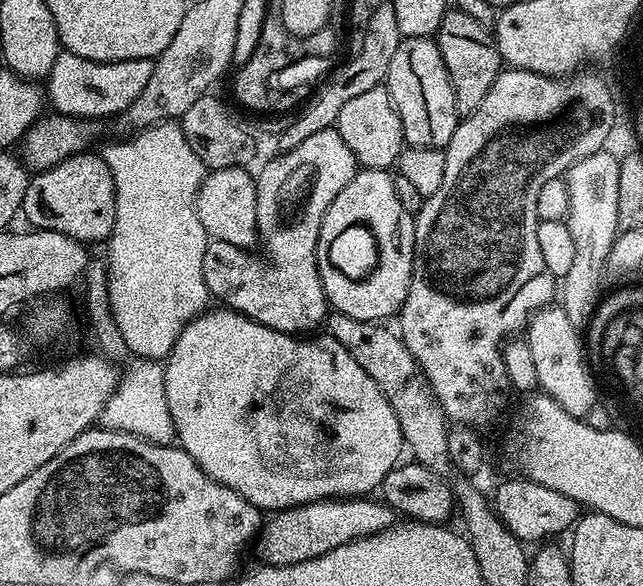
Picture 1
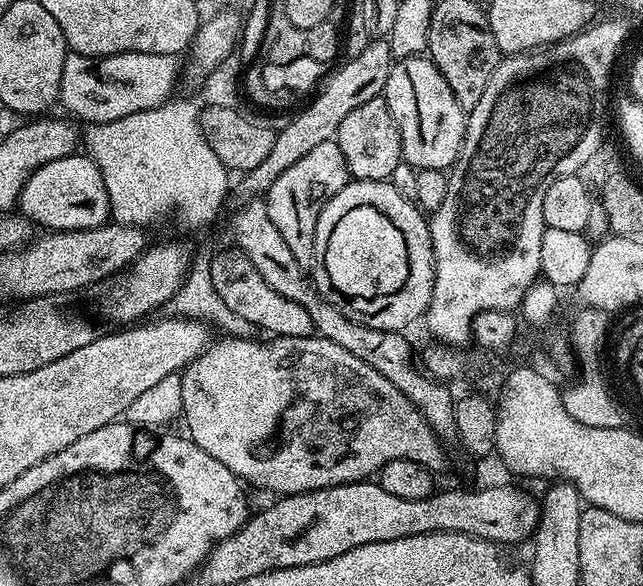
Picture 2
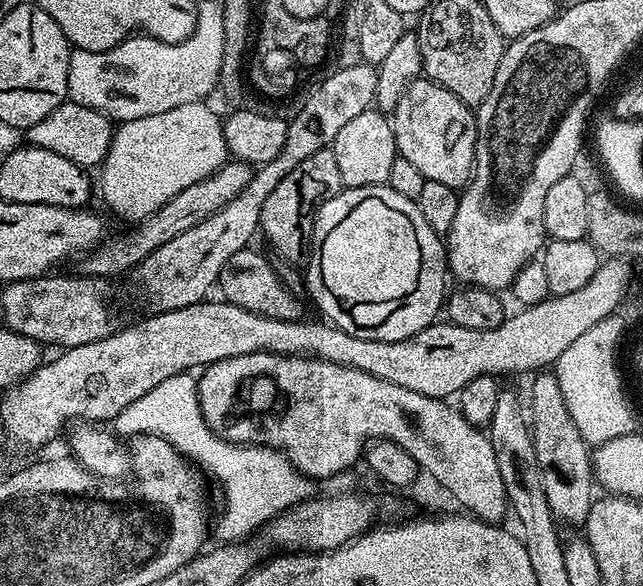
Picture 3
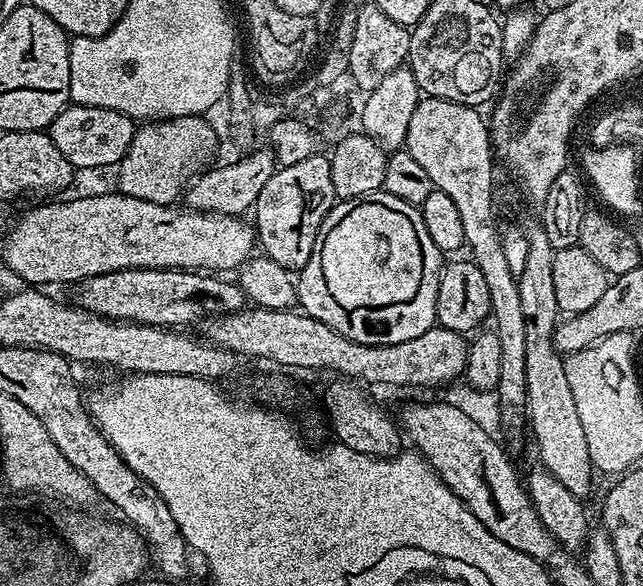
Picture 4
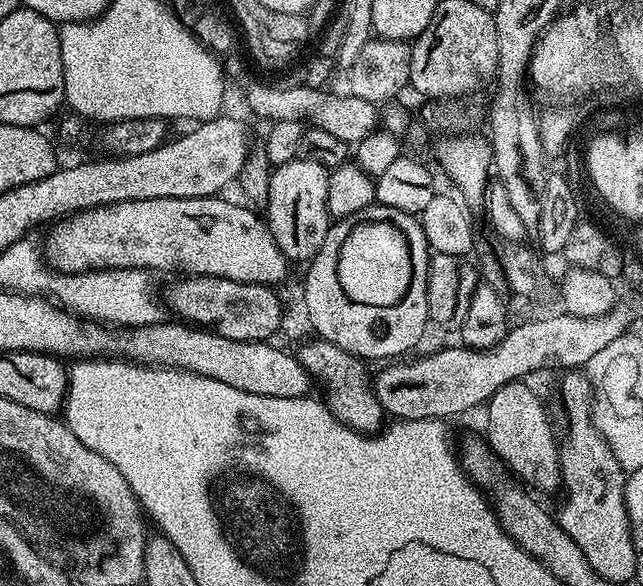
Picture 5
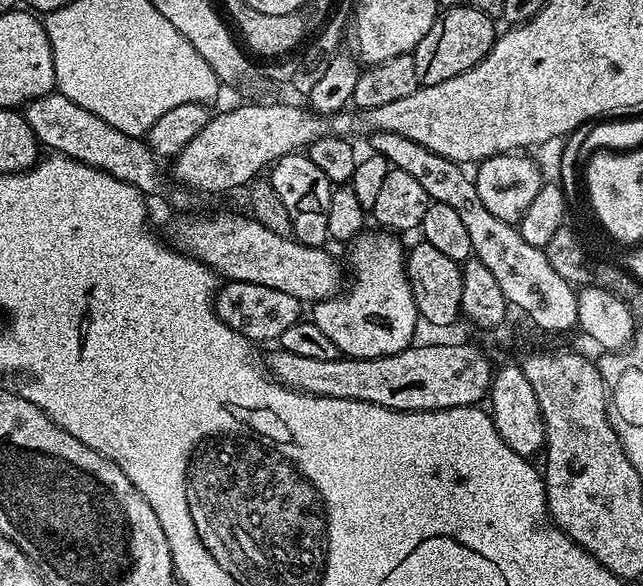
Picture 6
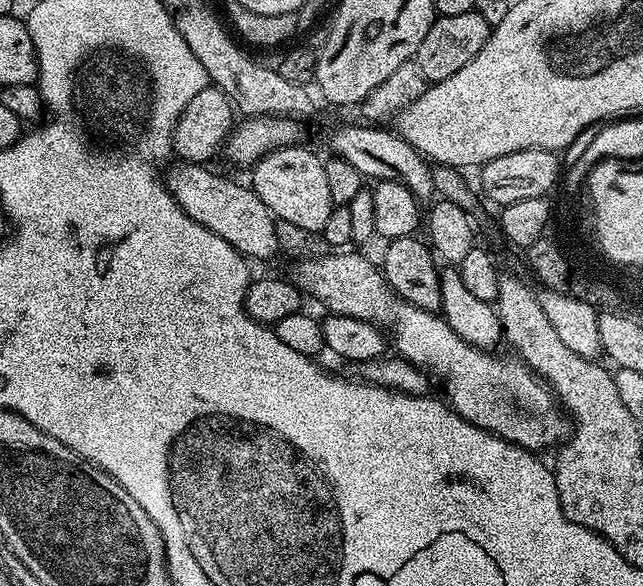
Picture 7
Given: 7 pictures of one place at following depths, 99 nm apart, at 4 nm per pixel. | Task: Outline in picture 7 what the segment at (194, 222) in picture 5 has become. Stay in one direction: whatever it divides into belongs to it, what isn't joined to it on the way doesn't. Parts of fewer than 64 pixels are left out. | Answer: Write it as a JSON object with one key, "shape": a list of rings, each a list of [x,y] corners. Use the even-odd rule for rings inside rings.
{"shape":[[[332,250],[328,256],[299,261],[295,265],[296,287],[305,297],[313,296],[322,307],[328,308],[324,310],[331,315],[358,318],[387,330],[391,347],[392,344],[396,347],[395,355],[433,377],[436,375],[444,383],[452,411],[474,426],[533,454],[543,453],[543,448],[555,449],[568,439],[569,417],[552,389],[523,360],[512,354],[492,356],[496,354],[462,342],[443,316],[405,302],[388,285],[377,265],[375,268],[366,257],[352,251],[356,250]]]}

